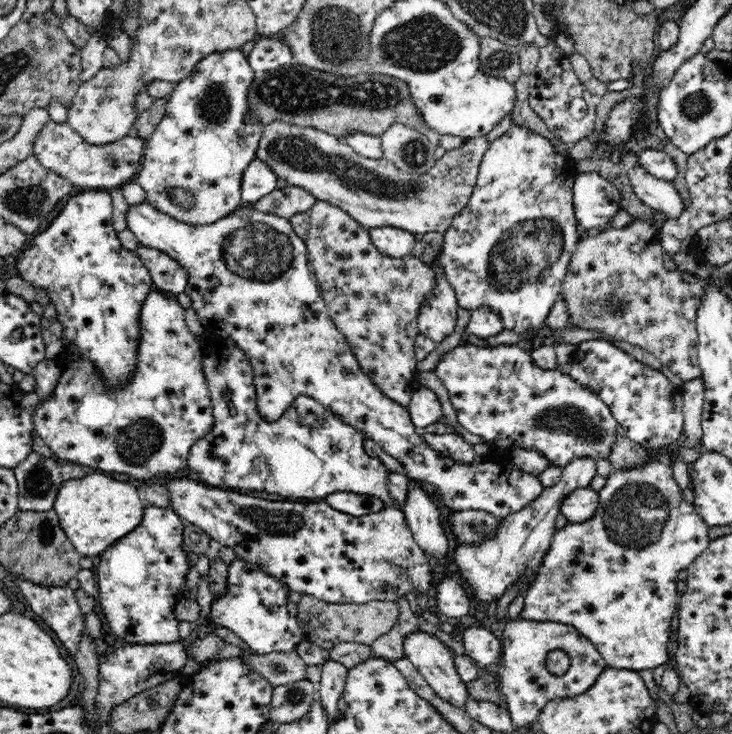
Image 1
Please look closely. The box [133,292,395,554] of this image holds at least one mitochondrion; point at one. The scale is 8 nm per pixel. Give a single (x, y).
(282, 523)

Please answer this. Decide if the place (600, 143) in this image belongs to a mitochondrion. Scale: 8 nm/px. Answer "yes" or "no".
no

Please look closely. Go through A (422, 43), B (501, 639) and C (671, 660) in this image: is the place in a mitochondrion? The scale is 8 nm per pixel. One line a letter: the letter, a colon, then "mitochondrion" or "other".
A: mitochondrion
B: other
C: other

